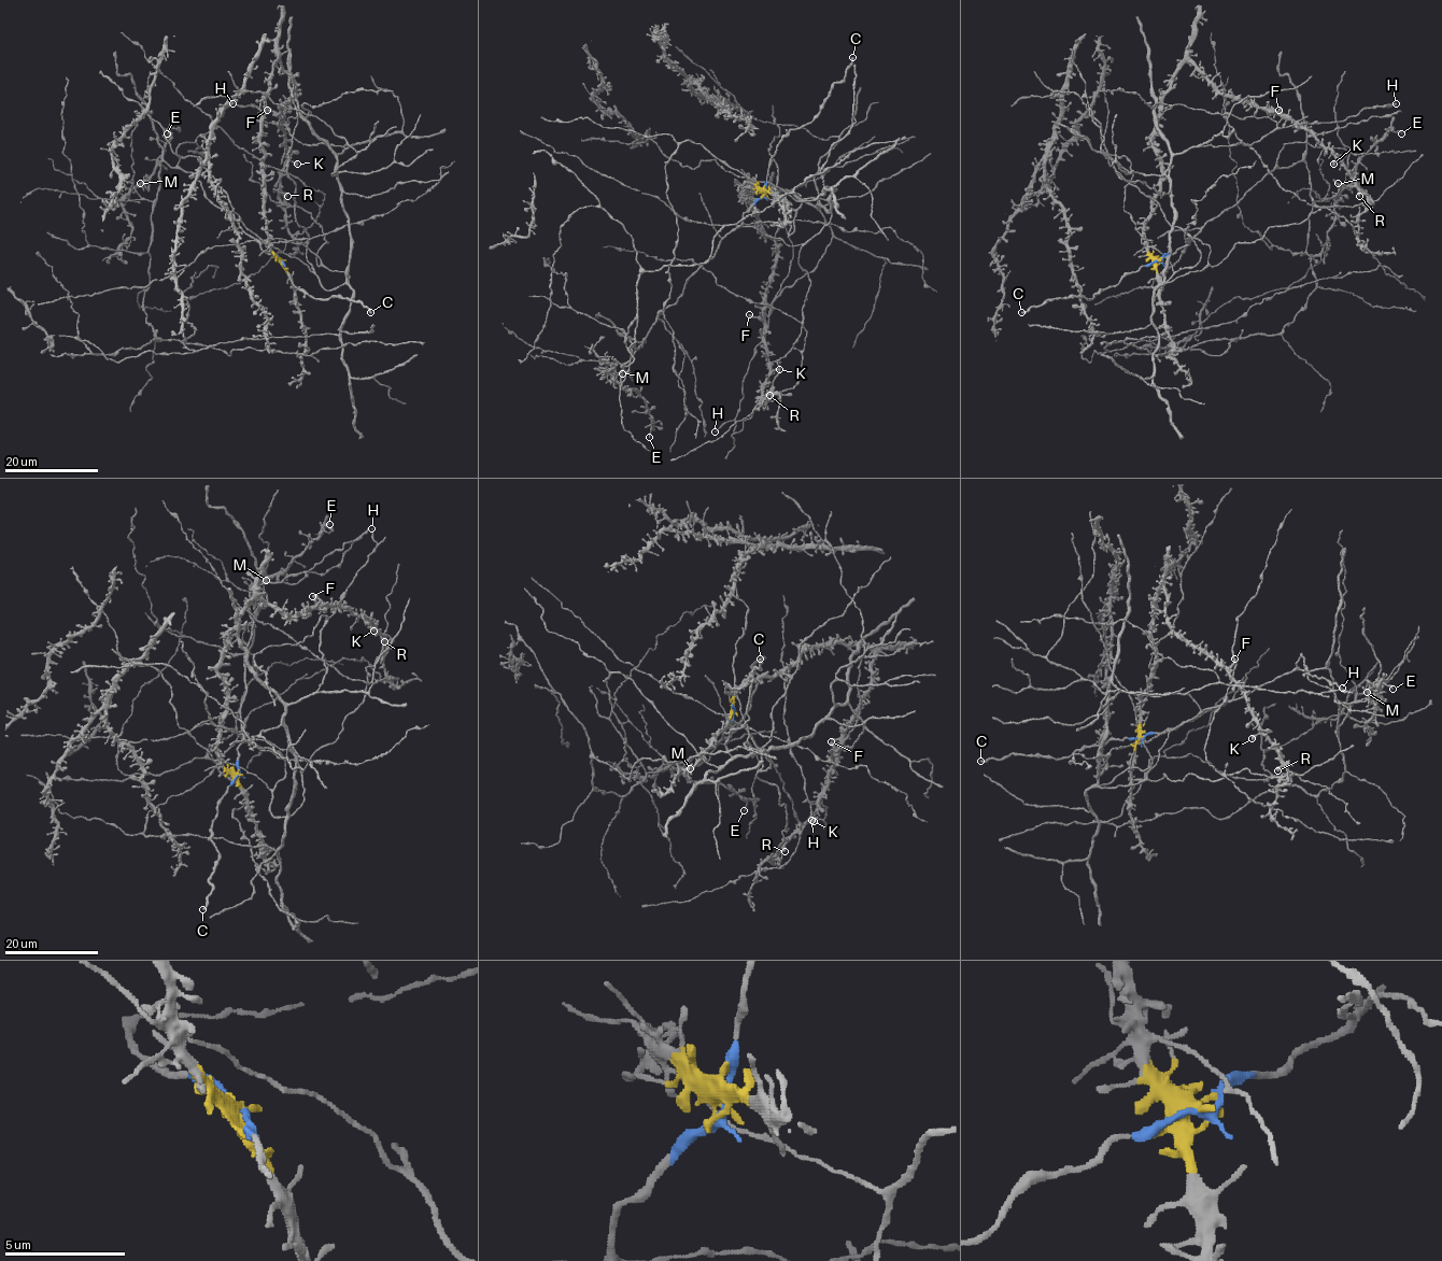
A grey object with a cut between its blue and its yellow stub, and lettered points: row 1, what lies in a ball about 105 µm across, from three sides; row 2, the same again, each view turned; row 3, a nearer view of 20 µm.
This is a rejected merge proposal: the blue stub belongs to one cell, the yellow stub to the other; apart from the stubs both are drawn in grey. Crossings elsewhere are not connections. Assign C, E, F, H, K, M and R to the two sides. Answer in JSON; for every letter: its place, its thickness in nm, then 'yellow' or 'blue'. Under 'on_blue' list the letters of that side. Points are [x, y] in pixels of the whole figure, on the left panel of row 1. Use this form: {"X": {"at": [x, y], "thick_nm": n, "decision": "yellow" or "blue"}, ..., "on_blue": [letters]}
{"C": {"at": [370, 312], "thick_nm": 300, "decision": "blue"}, "E": {"at": [167, 133], "thick_nm": 160, "decision": "blue"}, "F": {"at": [267, 110], "thick_nm": 480, "decision": "yellow"}, "H": {"at": [232, 103], "thick_nm": 120, "decision": "yellow"}, "K": {"at": [297, 164], "thick_nm": 500, "decision": "yellow"}, "M": {"at": [140, 183], "thick_nm": 400, "decision": "blue"}, "R": {"at": [287, 196], "thick_nm": 480, "decision": "yellow"}, "on_blue": ["C", "E", "M"]}

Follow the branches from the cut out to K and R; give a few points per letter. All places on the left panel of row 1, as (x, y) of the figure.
K: (281, 260), (267, 232), (260, 142), (264, 95), (277, 62), (292, 78), (281, 127), (287, 155), (298, 165)
R: (281, 260), (271, 249), (326, 289), (350, 277), (316, 264), (323, 229), (287, 196)

